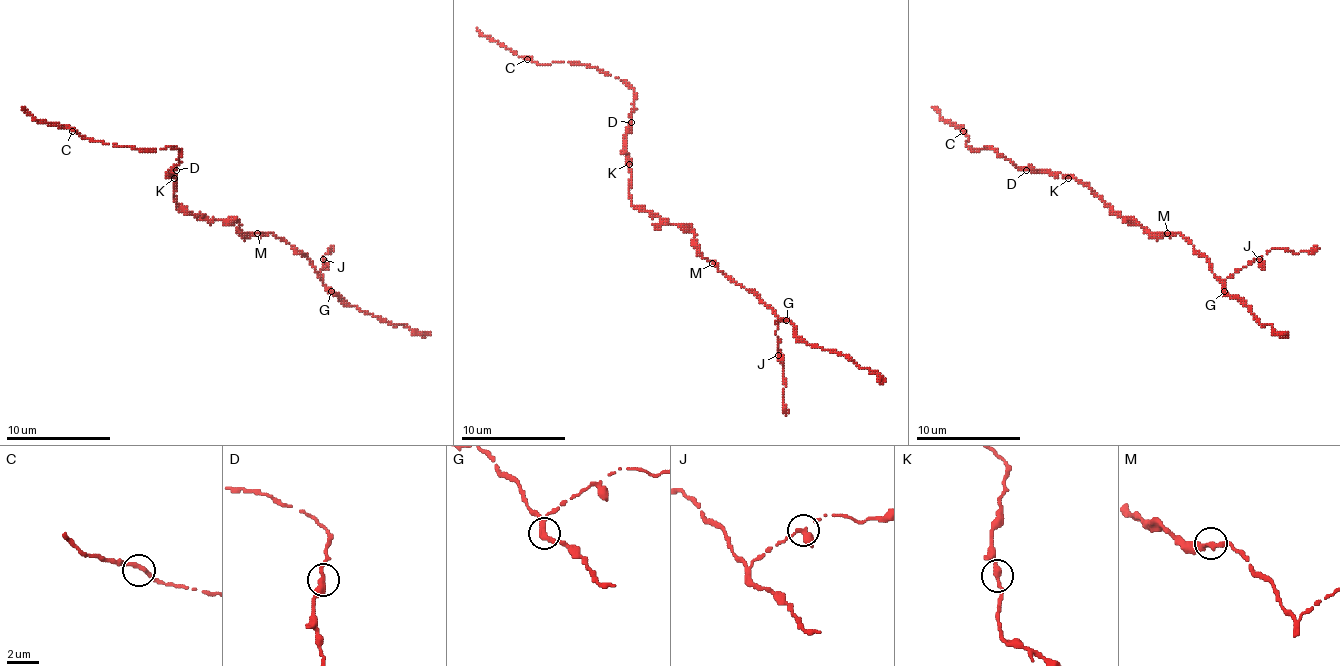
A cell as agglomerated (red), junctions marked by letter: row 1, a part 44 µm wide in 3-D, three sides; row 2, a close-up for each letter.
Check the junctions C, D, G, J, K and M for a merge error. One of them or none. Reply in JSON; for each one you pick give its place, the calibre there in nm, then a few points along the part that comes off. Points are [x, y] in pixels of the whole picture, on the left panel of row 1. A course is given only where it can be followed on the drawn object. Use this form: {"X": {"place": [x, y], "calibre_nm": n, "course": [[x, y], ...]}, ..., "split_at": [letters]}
{"G": {"place": [331, 291], "calibre_nm": 240, "course": [[331, 290], [349, 306], [430, 335]]}, "split_at": ["G"]}

